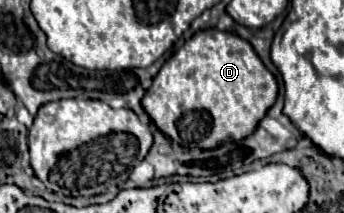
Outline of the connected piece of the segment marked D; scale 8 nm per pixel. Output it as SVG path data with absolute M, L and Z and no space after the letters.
M208 28L196 32L160 68L142 106L154 124L176 144L212 150L226 138L234 142L254 134L260 120L274 106L278 82L262 64L248 40Z

